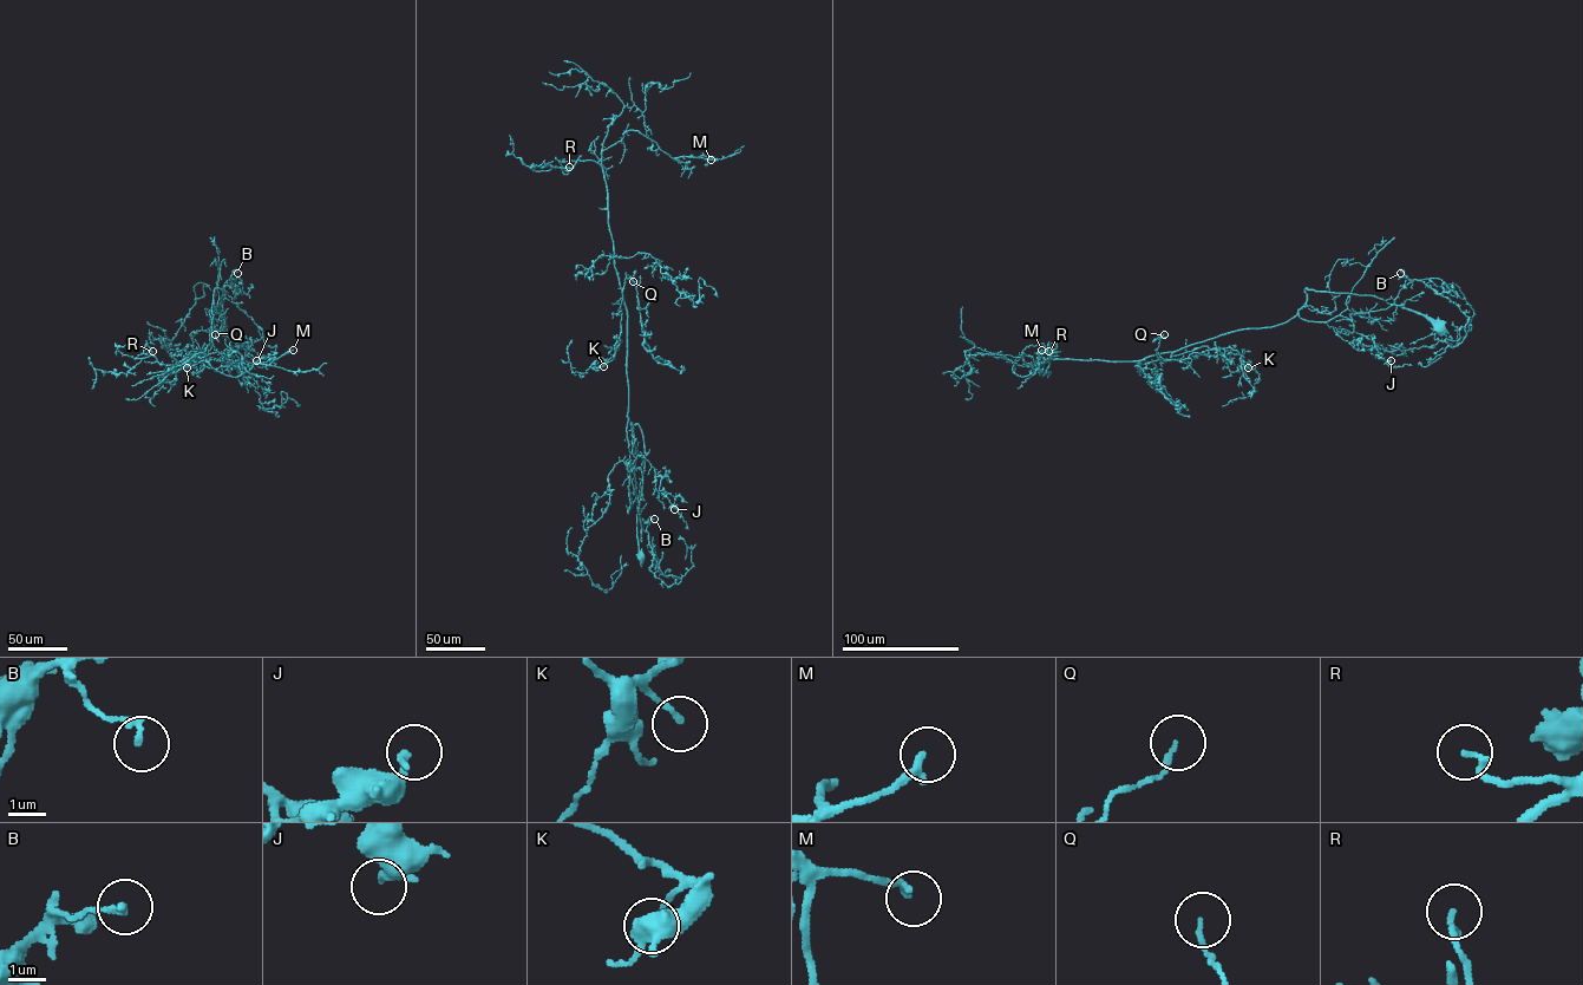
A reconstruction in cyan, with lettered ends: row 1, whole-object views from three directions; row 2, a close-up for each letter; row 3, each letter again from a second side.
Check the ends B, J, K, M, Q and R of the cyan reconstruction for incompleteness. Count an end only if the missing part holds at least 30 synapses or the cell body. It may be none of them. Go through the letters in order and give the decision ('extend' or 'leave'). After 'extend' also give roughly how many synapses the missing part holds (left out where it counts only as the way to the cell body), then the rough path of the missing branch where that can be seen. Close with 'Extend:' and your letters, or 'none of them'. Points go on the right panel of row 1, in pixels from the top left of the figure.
B: leave
J: leave
K: leave
M: leave
Q: leave
R: leave
Extend: none of them

